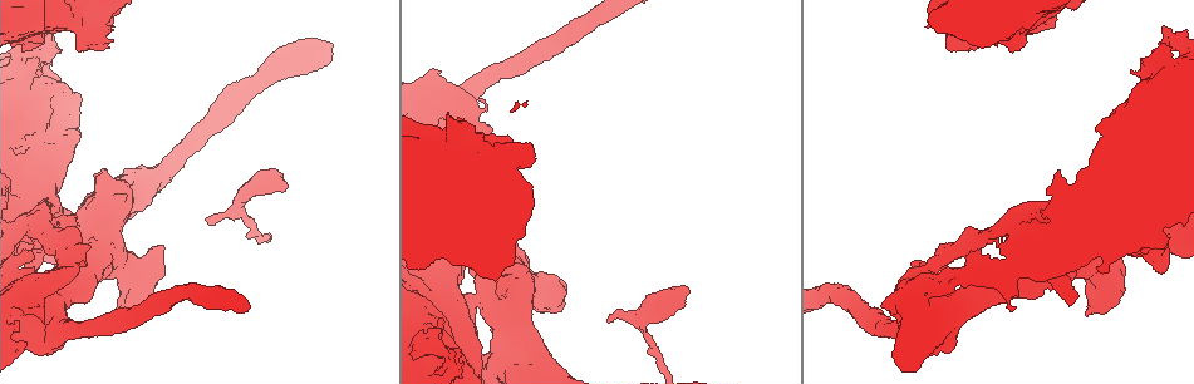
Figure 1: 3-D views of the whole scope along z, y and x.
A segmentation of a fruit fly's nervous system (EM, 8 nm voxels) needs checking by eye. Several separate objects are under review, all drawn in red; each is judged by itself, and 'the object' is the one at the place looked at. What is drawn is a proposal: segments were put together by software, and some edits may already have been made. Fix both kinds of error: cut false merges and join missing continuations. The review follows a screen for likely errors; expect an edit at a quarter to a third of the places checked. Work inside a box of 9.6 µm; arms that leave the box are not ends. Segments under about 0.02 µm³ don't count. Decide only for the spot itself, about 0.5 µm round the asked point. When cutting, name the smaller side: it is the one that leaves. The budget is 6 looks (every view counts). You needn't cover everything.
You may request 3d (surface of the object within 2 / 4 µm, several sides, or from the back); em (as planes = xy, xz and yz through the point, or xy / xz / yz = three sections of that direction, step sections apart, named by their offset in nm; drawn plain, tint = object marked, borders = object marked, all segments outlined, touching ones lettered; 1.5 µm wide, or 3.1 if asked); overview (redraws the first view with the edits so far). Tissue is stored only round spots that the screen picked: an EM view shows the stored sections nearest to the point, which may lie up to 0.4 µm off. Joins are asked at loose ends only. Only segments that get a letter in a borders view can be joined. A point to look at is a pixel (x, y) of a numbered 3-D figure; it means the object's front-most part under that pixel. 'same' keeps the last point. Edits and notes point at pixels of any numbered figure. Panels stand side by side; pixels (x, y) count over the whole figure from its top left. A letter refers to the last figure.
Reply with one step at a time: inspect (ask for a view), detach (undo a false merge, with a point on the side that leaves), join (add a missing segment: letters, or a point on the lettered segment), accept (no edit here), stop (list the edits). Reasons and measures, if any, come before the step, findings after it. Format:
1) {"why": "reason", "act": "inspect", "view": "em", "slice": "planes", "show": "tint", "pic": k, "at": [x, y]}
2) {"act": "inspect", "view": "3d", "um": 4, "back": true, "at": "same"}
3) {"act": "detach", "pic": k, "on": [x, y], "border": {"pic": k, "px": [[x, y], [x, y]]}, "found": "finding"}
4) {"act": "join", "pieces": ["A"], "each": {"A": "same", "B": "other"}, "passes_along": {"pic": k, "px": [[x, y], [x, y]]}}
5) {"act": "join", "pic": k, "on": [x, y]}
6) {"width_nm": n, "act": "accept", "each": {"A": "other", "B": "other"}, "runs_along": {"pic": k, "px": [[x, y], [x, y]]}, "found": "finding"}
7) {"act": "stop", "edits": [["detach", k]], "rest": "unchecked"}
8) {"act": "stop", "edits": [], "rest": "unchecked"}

{"why": "free end", "act": "inspect", "view": "em", "slice": "planes", "show": "borders", "pic": 1, "at": [282, 182]}

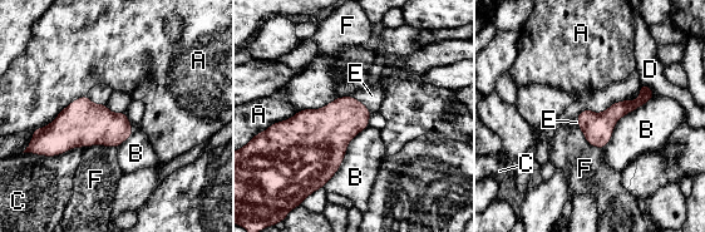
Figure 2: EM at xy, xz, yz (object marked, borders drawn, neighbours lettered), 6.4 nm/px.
{"act": "join", "pieces": ["E"], "each": {"A": "other", "B": "other", "C": "other", "D": "other", "E": "same", "F": "other"}, "passes_along": {"pic": 2, "px": [[333, 127], [363, 103], [371, 95]]}, "found": "it goes on there"}

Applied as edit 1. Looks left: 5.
{"why": "an open end", "act": "inspect", "view": "3d", "um": 2, "pic": 1, "at": [914, 260]}

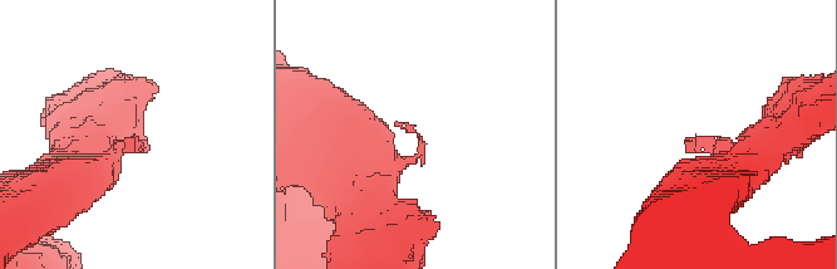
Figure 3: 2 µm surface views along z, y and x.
{"act": "inspect", "view": "em", "slice": "xz", "step": 8, "show": "borders", "pic": 3, "at": [684, 140]}

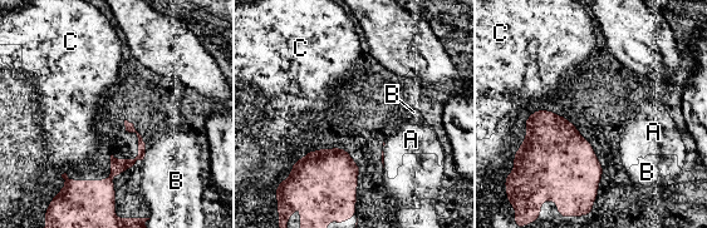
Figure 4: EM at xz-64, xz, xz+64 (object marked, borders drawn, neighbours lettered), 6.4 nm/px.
{"act": "accept", "each": {"A": "other", "B": "other", "C": "other"}, "border": {"pic": 4, "px": [[127, 119], [145, 143], [142, 160]]}, "found": "no lettered segment goes on from it"}

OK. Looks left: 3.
{"act": "stop", "edits": [["join", 2]], "rest": "unchecked"}

